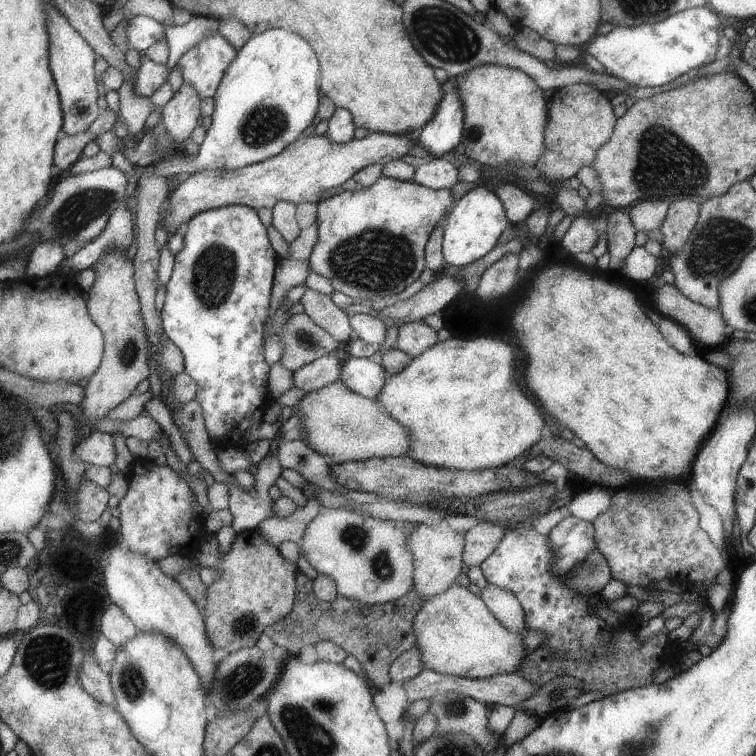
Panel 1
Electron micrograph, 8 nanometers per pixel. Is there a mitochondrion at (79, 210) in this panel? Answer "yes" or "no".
yes

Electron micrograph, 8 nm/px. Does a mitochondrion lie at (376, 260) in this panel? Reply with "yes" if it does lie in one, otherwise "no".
yes

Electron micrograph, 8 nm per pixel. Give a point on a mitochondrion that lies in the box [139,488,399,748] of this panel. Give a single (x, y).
(243, 678)

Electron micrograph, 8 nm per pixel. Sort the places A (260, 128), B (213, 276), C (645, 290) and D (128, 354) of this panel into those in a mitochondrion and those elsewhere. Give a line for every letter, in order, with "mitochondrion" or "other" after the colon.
A: mitochondrion
B: mitochondrion
C: mitochondrion
D: mitochondrion

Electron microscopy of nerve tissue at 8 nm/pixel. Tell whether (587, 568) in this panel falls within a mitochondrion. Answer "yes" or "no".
yes

